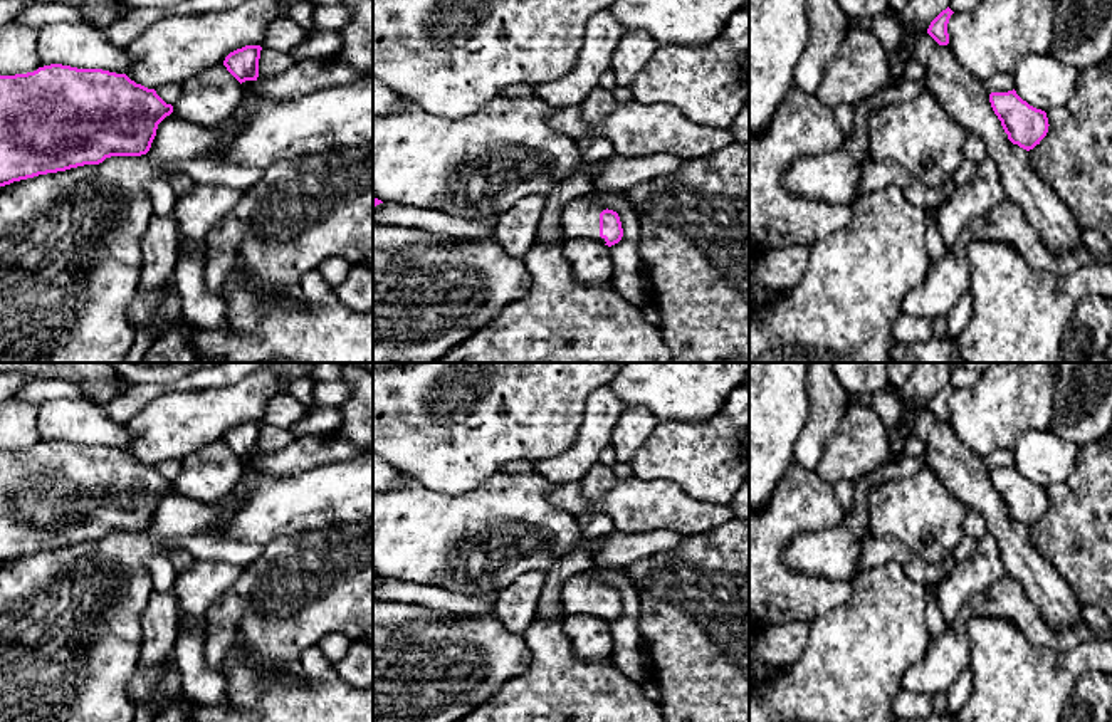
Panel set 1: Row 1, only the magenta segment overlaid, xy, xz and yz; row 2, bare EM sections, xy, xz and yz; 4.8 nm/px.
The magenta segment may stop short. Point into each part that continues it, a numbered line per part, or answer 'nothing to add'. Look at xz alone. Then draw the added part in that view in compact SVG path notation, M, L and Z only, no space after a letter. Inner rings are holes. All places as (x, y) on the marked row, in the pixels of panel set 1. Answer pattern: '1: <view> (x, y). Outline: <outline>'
1: xz (580, 217). Outline: M574 198L563 213L561 222L566 238L586 238L598 243L606 243L600 237L600 213L606 210L596 198Z

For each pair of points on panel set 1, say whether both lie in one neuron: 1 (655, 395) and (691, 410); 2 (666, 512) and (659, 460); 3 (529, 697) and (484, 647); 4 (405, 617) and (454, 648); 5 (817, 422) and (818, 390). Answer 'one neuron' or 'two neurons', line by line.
1: one neuron
2: two neurons
3: two neurons
4: two neurons
5: one neuron

